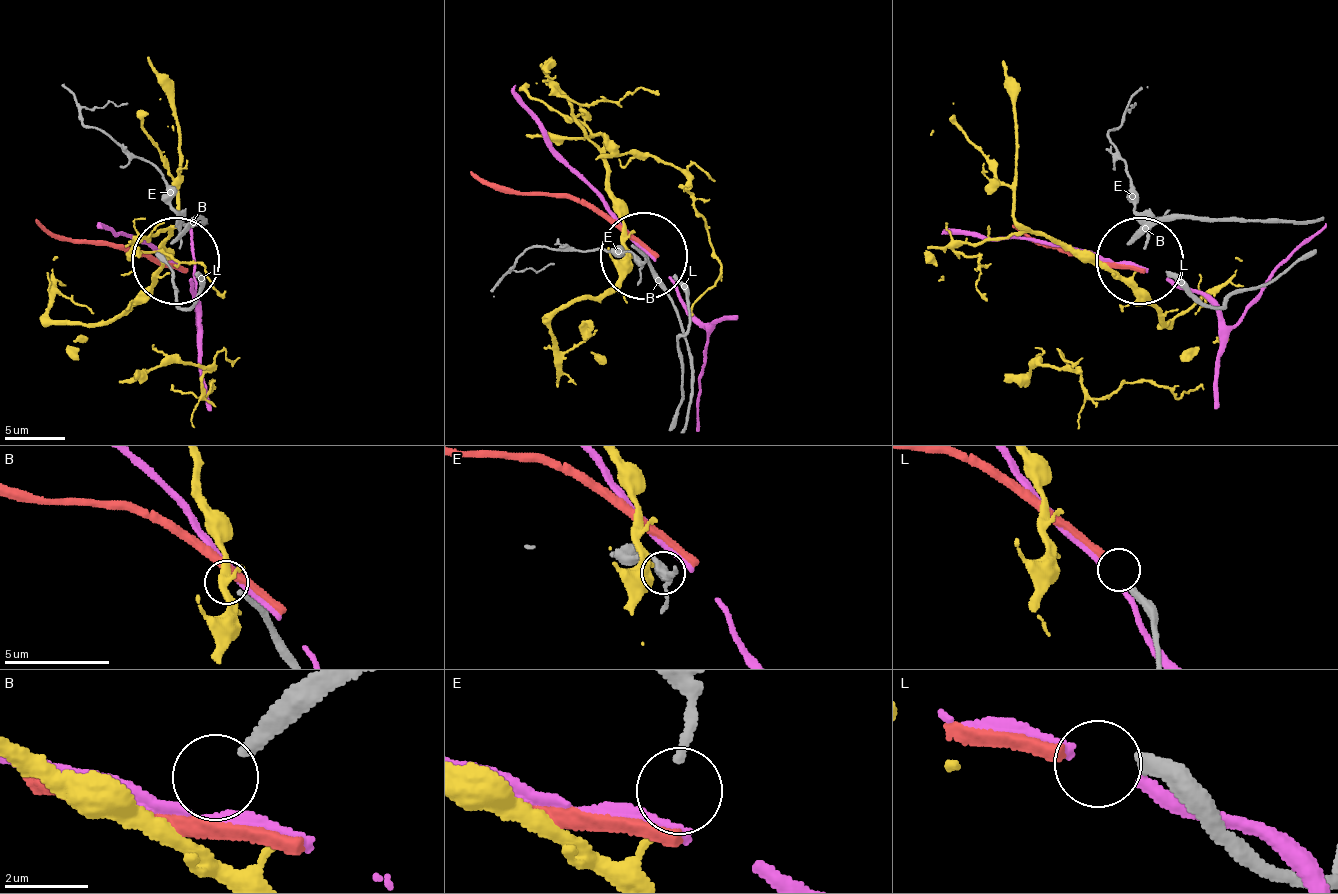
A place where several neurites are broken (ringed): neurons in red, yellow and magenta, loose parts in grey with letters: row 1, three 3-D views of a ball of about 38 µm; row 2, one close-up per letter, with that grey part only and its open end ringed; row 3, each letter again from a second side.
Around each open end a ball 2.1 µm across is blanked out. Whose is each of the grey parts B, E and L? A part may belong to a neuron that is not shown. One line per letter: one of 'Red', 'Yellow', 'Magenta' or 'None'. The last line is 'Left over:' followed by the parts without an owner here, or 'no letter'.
B: None
E: Yellow
L: Red
Left over: B

